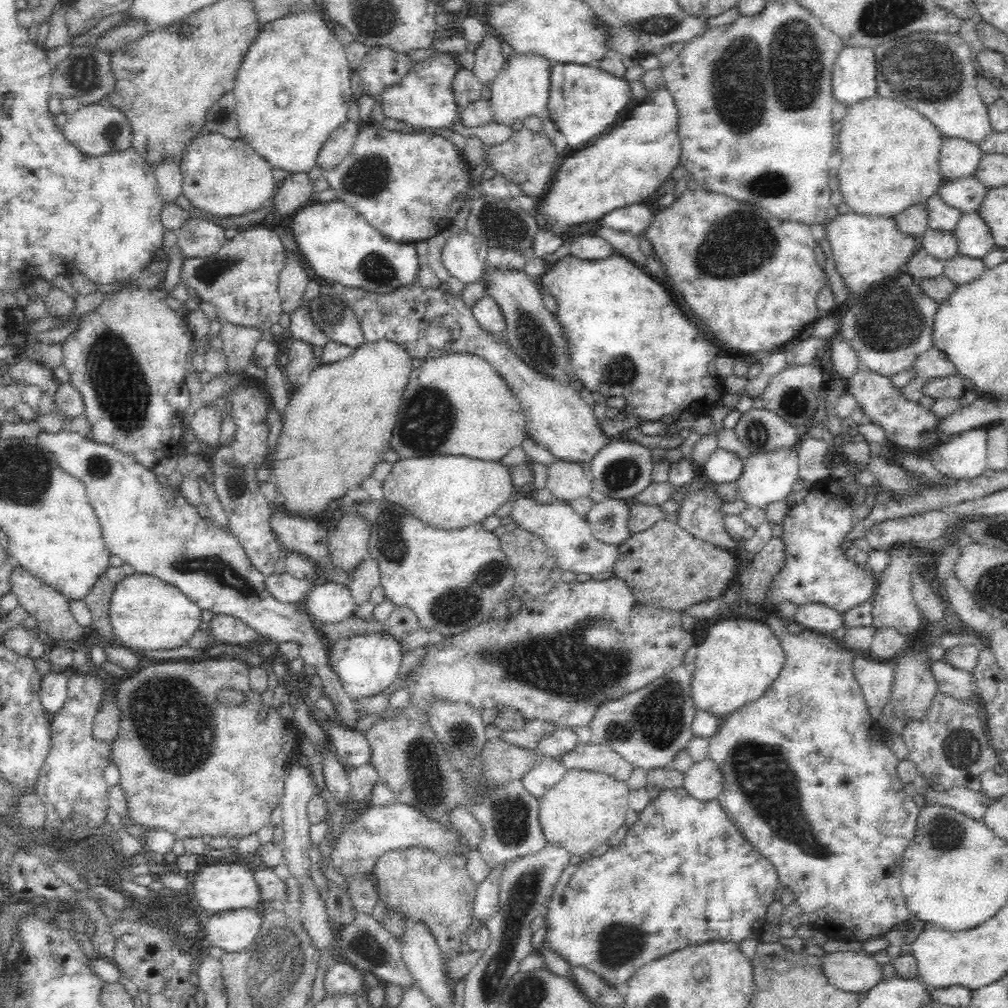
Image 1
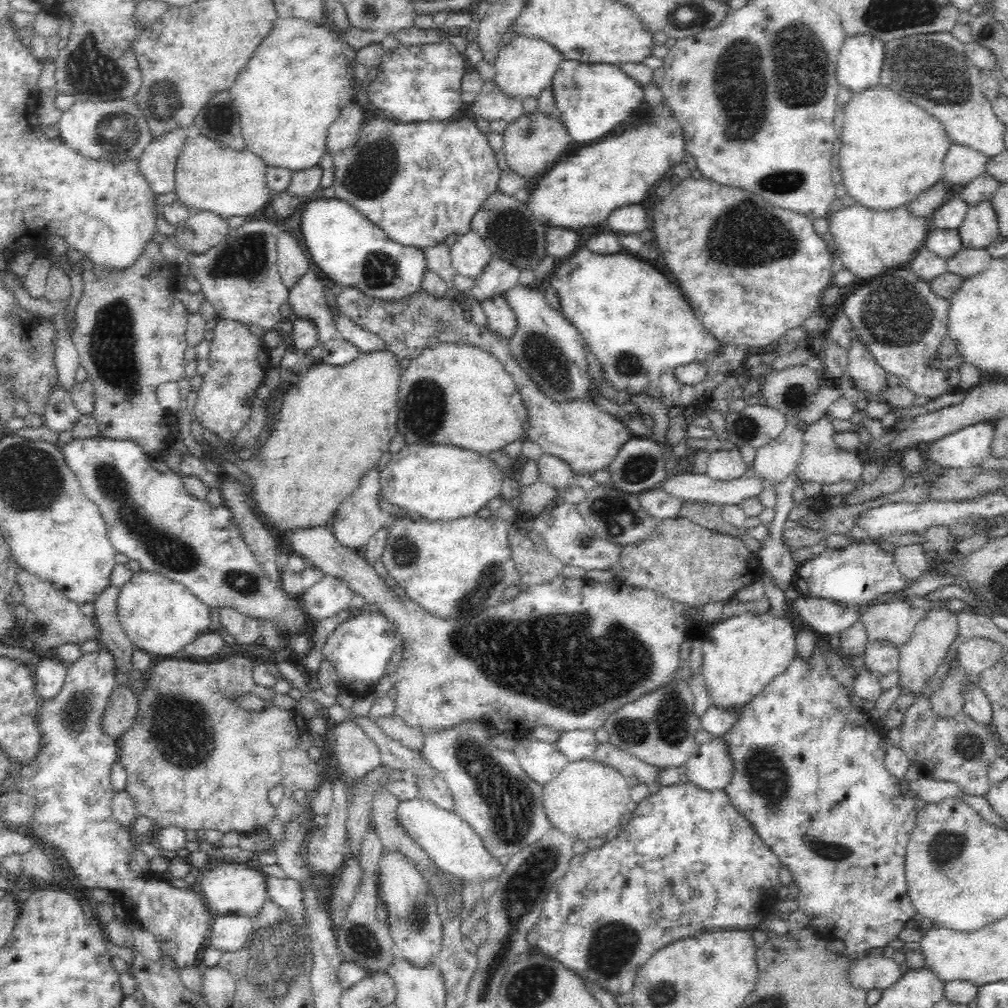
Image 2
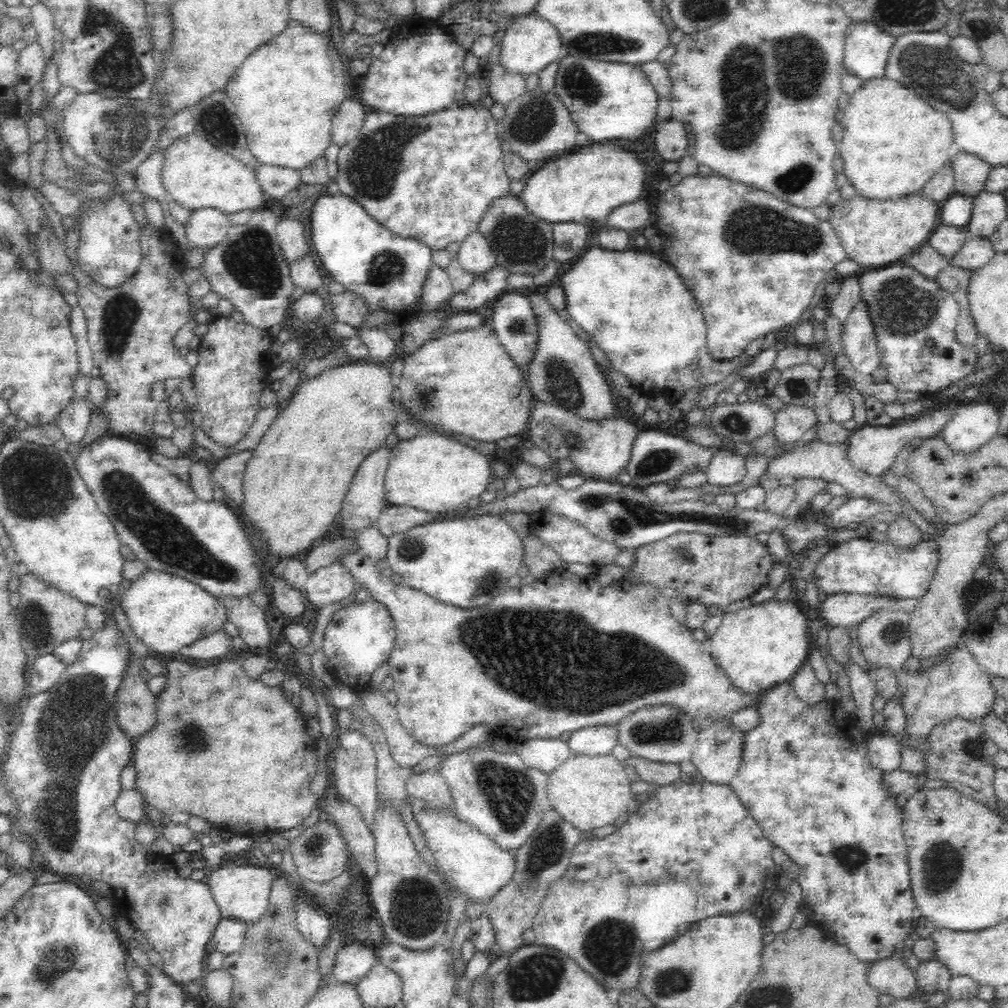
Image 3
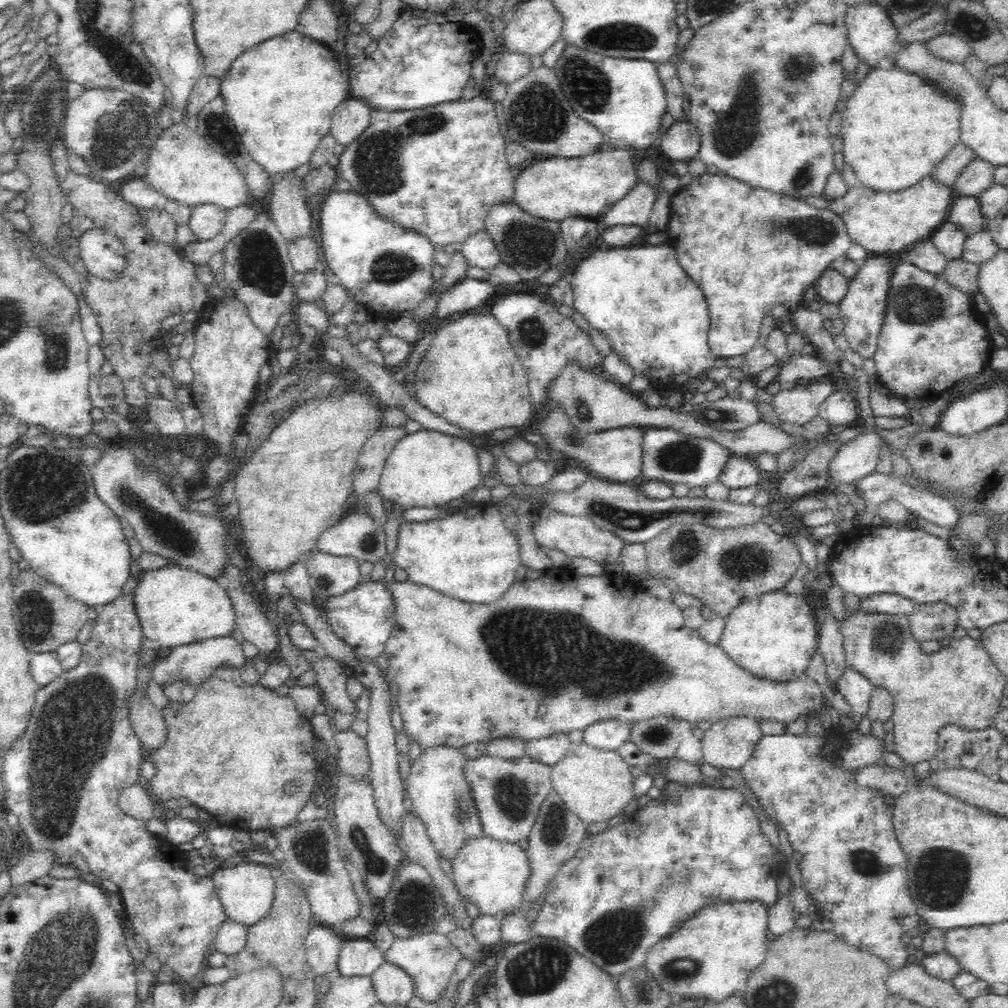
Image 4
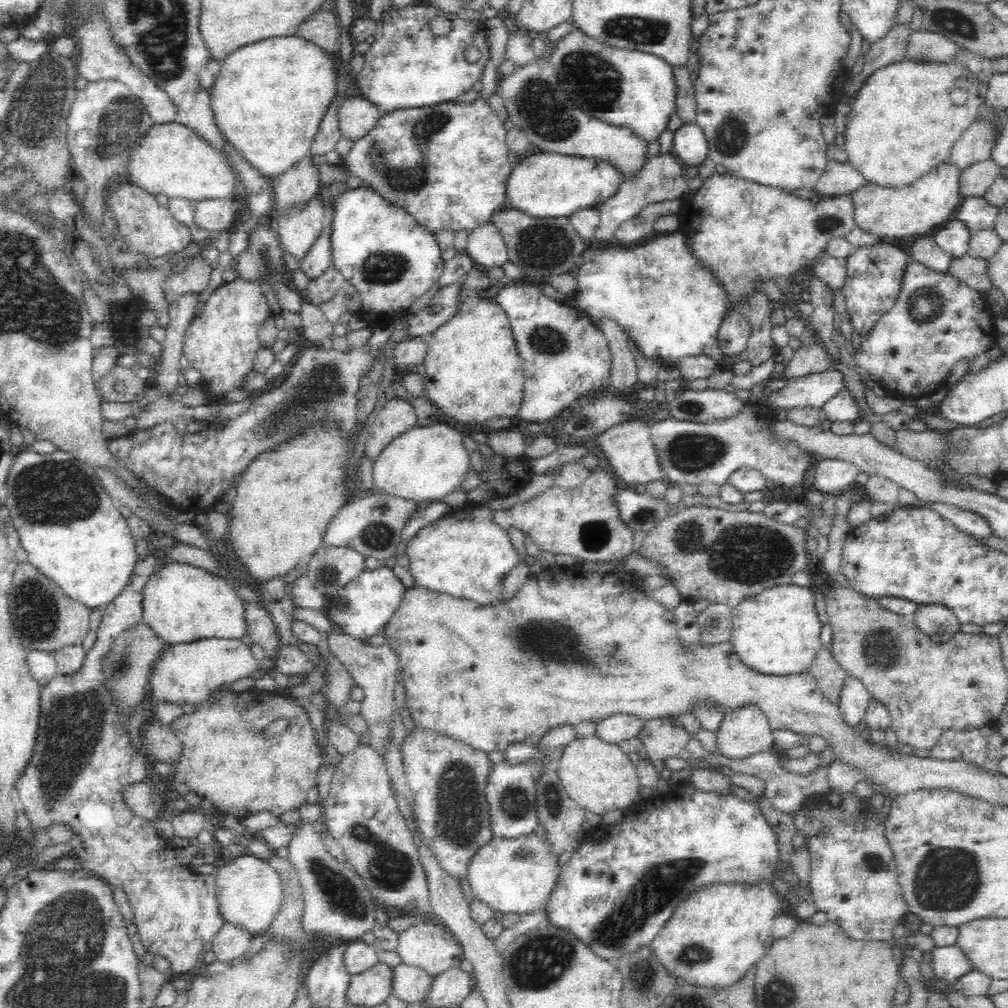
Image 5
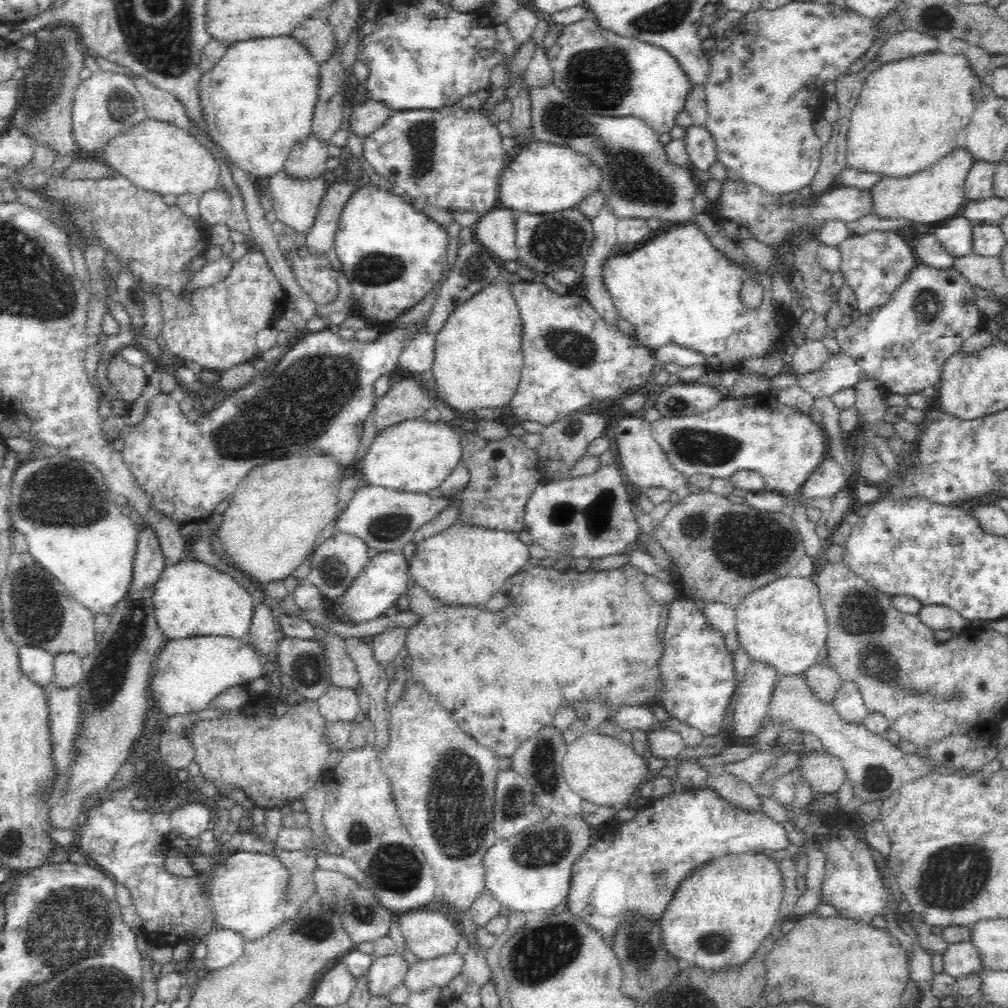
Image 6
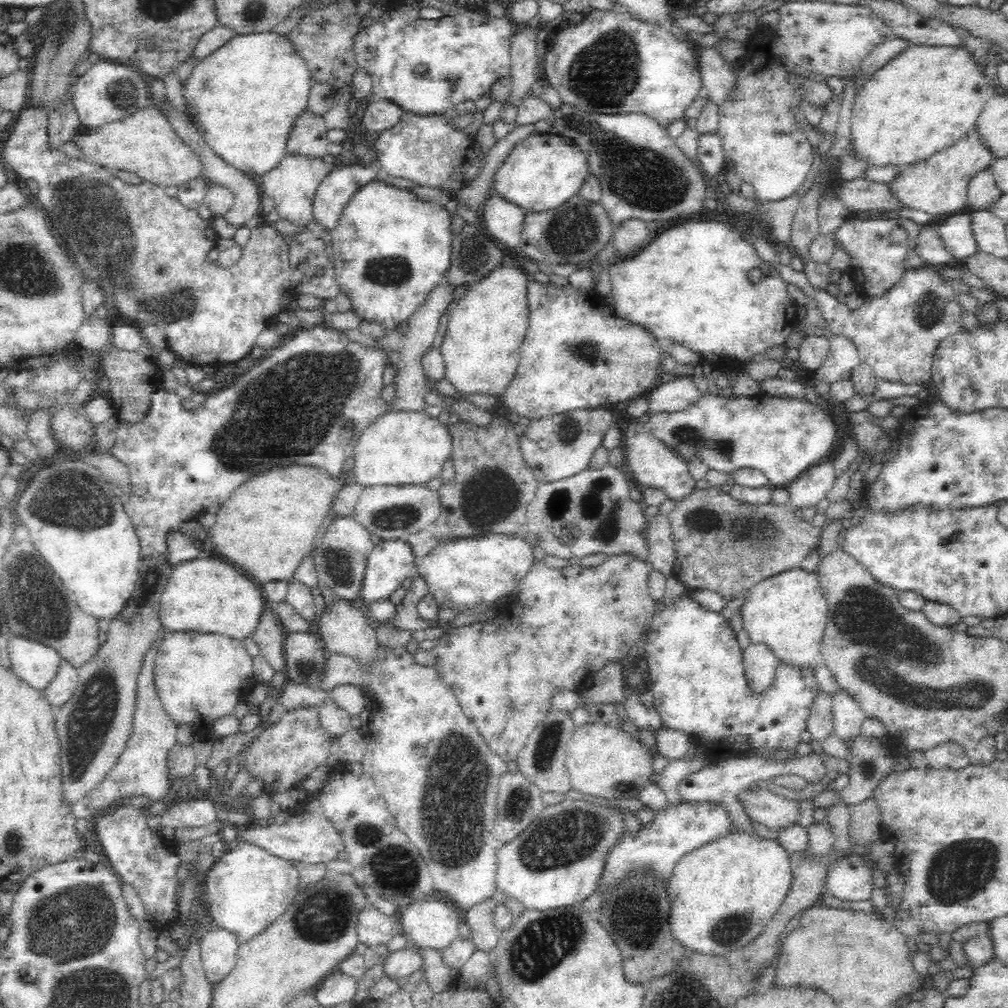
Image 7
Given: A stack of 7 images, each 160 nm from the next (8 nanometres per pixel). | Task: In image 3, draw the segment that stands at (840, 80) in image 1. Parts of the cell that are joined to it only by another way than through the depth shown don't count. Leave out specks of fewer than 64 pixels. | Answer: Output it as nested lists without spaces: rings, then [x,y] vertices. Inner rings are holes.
[[[873,20],[851,22],[845,38],[844,68],[862,80],[884,75],[896,38],[881,31]]]

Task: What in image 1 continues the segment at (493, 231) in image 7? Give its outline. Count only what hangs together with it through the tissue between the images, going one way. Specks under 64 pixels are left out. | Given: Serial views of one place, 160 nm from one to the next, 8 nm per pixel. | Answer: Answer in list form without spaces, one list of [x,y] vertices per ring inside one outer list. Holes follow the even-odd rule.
[[[466,230],[452,233],[442,250],[450,276],[464,284],[478,282],[483,277],[488,249],[482,240]]]

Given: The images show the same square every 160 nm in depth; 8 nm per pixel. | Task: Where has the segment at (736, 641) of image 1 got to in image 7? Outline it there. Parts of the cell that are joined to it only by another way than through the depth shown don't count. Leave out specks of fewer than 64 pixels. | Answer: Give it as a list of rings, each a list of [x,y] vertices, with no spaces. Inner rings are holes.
[[[794,567],[757,582],[747,591],[746,603],[740,612],[750,642],[766,643],[780,663],[810,666],[821,650],[828,602],[815,570]]]

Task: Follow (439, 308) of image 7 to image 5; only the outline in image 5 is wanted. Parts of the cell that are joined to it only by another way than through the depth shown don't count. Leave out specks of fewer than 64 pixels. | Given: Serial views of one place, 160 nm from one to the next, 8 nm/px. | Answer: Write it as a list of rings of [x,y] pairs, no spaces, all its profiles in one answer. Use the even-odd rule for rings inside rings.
[[[402,396],[386,399],[384,406],[368,426],[368,437],[363,454],[373,463],[378,453],[396,435],[416,426],[417,419],[416,410],[410,399],[404,399]]]

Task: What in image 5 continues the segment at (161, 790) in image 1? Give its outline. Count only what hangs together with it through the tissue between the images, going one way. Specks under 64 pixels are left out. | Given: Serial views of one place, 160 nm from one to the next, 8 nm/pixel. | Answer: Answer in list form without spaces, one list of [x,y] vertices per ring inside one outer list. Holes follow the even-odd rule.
[[[228,687],[228,694],[224,696],[224,700],[220,704],[209,704],[209,698],[206,702],[198,704],[200,706],[197,708],[194,714],[185,714],[180,715],[174,722],[169,726],[172,729],[172,732],[178,737],[179,743],[184,746],[183,755],[180,756],[180,762],[172,766],[171,776],[175,777],[175,783],[184,782],[189,788],[190,792],[194,792],[200,797],[205,797],[210,800],[214,808],[220,808],[225,814],[232,814],[235,817],[243,817],[247,814],[267,810],[272,812],[273,815],[280,816],[281,814],[300,808],[302,804],[306,803],[306,796],[310,792],[310,788],[317,783],[317,774],[324,762],[323,752],[318,746],[318,738],[316,738],[316,732],[314,731],[314,726],[309,718],[309,713],[307,713],[301,706],[298,706],[294,703],[292,696],[282,697],[282,696],[273,696],[270,692],[258,690],[258,696],[250,696],[250,692],[234,692]],[[285,717],[290,722],[288,729],[283,731],[280,734],[274,734],[274,736],[264,736],[264,730],[270,722],[278,720],[278,718]]]

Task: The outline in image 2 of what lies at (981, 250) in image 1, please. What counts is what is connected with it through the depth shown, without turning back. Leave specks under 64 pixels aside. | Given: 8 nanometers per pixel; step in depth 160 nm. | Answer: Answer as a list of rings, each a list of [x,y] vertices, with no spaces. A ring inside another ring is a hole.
[[[988,199],[971,204],[964,222],[957,229],[962,239],[962,247],[987,247],[1001,235],[994,203]]]

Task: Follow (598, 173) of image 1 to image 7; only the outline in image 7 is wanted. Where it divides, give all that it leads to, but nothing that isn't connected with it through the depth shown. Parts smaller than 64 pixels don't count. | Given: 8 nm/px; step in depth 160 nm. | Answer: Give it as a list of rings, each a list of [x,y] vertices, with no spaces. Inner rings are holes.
[[[535,133],[520,139],[498,166],[492,185],[507,201],[540,212],[566,202],[578,192],[585,176],[590,173],[587,153],[560,135]],[[718,134],[700,135],[696,161],[707,177],[714,178],[726,170],[725,150]]]

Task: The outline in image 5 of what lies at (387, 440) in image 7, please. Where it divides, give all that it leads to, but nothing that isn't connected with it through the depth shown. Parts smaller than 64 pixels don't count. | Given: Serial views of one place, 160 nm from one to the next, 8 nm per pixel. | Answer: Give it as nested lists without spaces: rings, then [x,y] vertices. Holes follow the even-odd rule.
[[[432,424],[426,426],[413,426],[396,435],[374,459],[372,478],[374,479],[374,492],[384,492],[391,496],[404,498],[405,500],[441,501],[444,496],[454,492],[456,485],[464,478],[464,474],[470,470],[469,452],[462,443],[462,434],[452,424]]]

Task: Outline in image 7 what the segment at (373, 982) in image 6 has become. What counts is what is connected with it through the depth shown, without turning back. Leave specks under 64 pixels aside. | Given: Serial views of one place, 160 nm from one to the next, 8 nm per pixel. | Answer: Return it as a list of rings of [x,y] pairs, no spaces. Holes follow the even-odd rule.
[[[408,939],[406,946],[388,956],[384,962],[385,974],[390,979],[403,980],[423,968],[423,948],[412,939]]]

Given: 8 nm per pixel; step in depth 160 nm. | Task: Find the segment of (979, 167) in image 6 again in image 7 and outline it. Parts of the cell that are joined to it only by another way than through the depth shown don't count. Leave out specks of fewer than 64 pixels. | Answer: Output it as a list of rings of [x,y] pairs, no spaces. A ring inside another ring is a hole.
[[[990,168],[981,170],[972,177],[967,192],[967,206],[972,211],[989,210],[1002,198],[1002,190],[998,188],[994,173]]]

